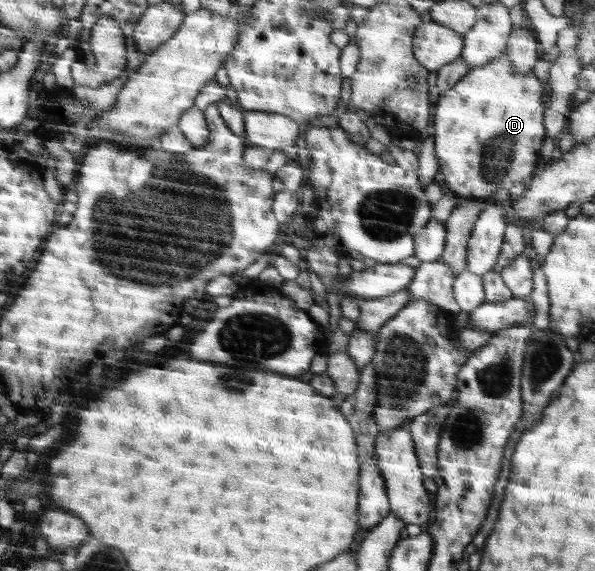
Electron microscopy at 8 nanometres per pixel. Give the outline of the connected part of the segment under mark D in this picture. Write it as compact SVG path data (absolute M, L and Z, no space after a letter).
M500 55L495 57L495 60L491 60L489 64L470 70L467 75L463 76L451 89L447 91L441 91L440 98L437 100L435 106L435 121L433 127L435 133L432 135L435 139L435 153L438 159L439 167L445 177L445 183L449 191L453 193L459 200L465 198L467 200L481 200L483 197L491 197L497 189L511 189L516 184L523 183L532 177L533 169L539 161L539 149L541 145L545 145L543 139L545 139L545 127L543 127L543 111L545 107L541 105L541 95L543 95L543 89L545 85L539 83L539 79L535 76L533 71L523 73L515 69L514 61L511 61L511 57L506 55Z

